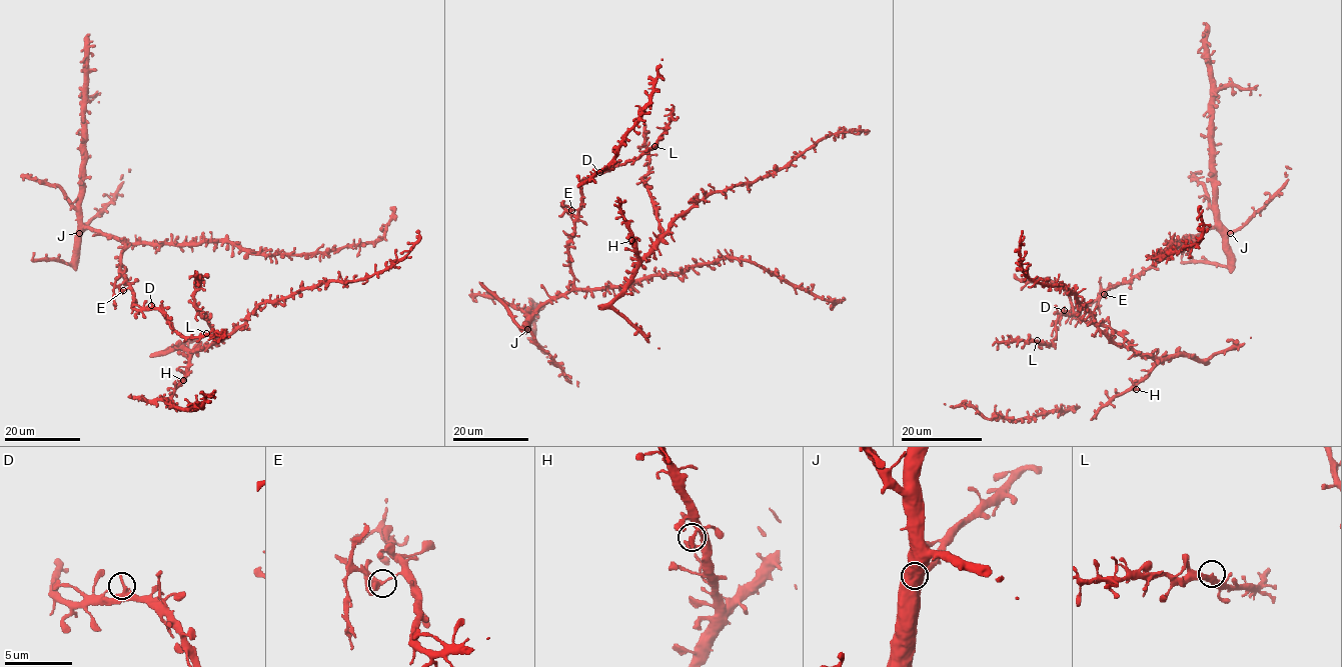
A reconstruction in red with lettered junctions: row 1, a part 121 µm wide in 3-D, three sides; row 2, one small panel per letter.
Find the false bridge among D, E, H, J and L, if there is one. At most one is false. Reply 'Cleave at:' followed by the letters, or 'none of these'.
Cleave at: E

